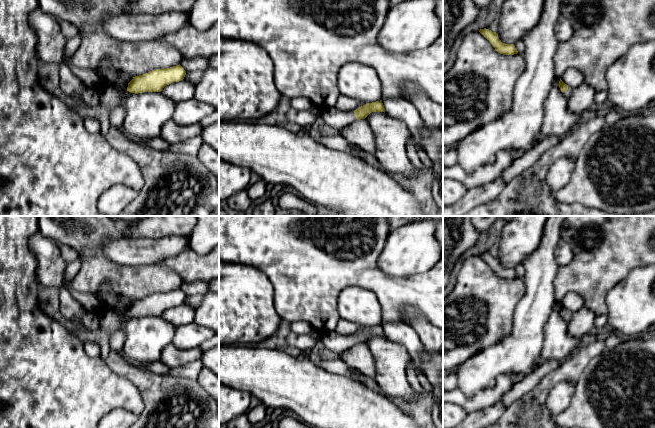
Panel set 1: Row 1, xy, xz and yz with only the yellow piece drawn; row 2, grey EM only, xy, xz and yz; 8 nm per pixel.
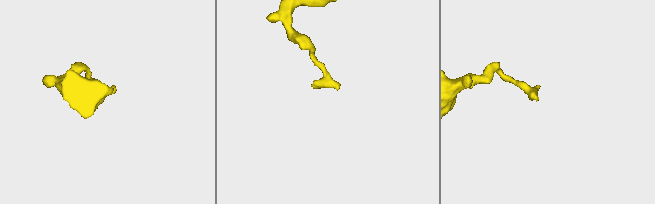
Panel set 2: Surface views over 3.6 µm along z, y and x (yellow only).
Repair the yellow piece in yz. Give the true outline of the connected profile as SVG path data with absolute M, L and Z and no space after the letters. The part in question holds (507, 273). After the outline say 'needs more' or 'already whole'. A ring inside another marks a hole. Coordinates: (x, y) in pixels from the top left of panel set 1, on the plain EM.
M486 252L480 253L479 256L492 268L498 277L504 279L514 279L518 277L514 268L502 267L496 256L492 256Z; already whole

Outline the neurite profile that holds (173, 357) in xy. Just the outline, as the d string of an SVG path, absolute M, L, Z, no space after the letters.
M170 343L164 348L160 360L169 368L173 369L200 359L202 355L203 351L200 347L183 350L178 349Z

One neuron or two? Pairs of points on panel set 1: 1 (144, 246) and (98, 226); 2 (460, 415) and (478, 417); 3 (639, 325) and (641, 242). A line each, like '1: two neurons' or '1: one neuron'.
1: two neurons
2: two neurons
3: two neurons

